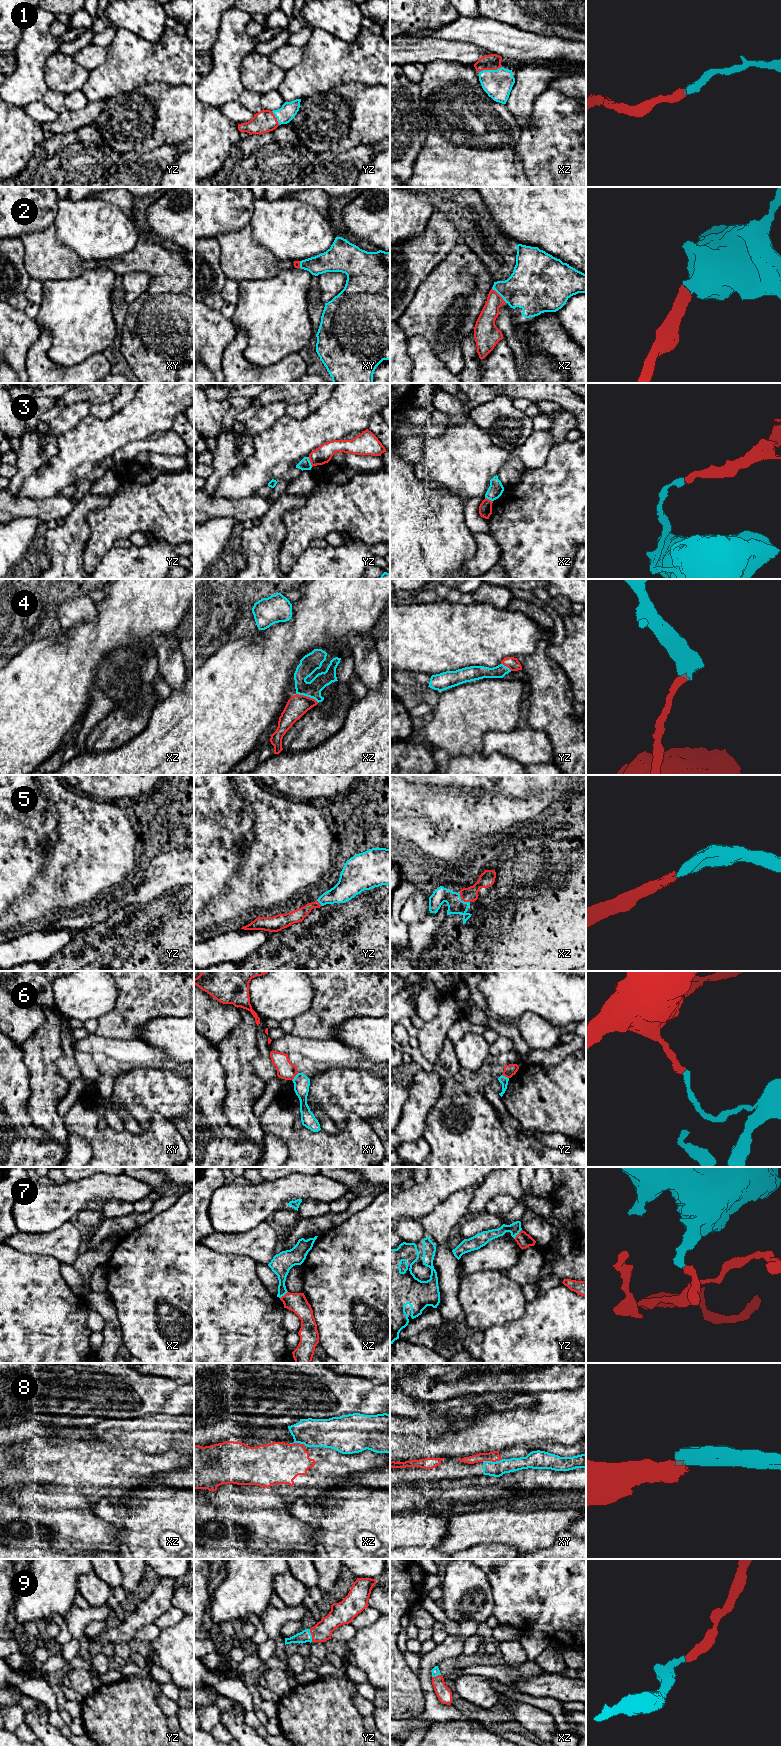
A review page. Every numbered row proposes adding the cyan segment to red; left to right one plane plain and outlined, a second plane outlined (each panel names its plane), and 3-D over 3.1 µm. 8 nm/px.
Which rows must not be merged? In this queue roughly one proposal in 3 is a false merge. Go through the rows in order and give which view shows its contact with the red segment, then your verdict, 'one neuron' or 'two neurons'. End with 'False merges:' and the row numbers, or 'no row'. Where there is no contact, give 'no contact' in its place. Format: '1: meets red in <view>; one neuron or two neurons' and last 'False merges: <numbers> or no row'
1: meets red in xz; one neuron
2: meets red in xz; one neuron
3: meets red in yz; two neurons
4: meets red in xz; two neurons
5: meets red in xz; one neuron
6: meets red in xy; two neurons
7: meets red in yz; two neurons
8: meets red in xy; two neurons
9: meets red in yz; one neuron
False merges: 3, 4, 6, 7, 8

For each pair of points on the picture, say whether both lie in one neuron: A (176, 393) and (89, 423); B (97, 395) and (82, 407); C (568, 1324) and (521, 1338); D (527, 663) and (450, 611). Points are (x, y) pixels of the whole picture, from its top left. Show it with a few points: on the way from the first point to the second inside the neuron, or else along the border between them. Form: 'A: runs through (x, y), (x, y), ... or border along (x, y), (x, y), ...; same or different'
A: runs through (154, 405), (132, 423), (111, 425); same
B: border along (92, 405), (86, 401), (77, 401), (66, 406); different
C: runs through (556, 1328), (548, 1328), (538, 1338), (533, 1338); same
D: border along (538, 643), (532, 653), (521, 655), (517, 658); different

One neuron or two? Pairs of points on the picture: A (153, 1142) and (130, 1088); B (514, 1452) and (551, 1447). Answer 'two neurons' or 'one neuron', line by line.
A: two neurons
B: one neuron

